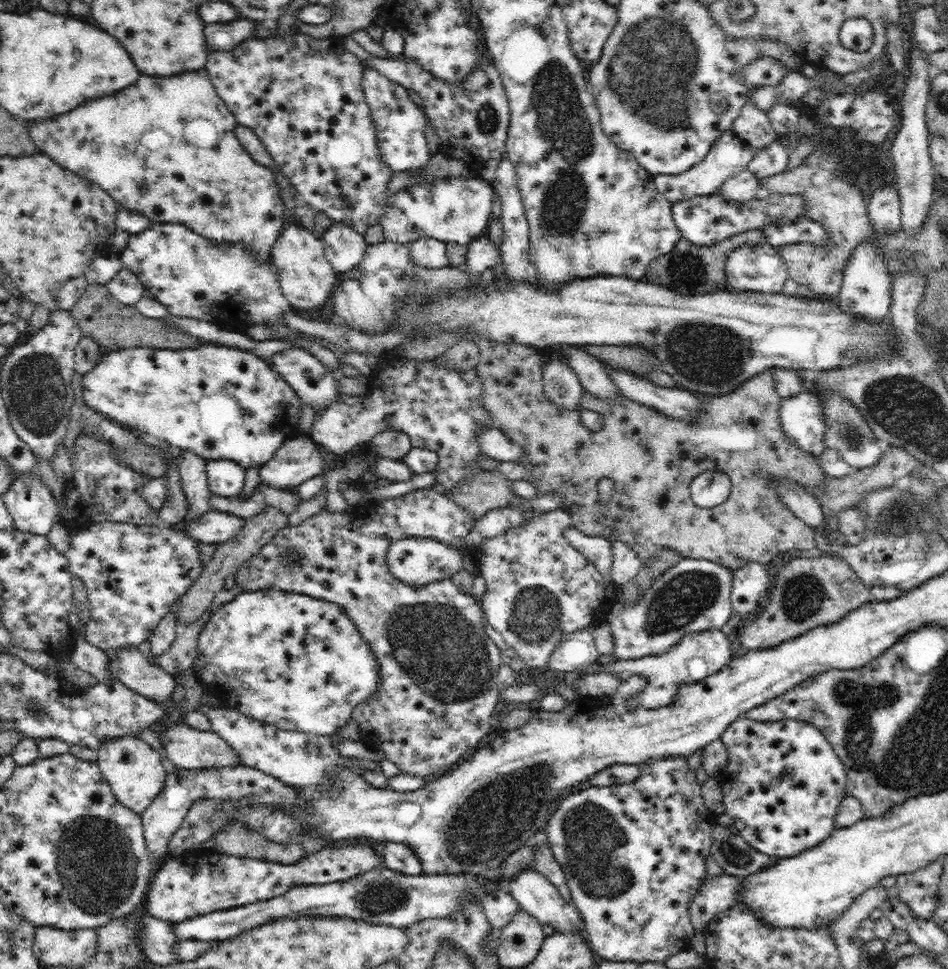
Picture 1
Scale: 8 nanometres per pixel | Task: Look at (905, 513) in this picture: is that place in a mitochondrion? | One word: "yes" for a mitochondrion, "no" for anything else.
yes

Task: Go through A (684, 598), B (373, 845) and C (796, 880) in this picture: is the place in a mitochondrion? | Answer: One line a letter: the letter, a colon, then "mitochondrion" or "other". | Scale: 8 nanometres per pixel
A: mitochondrion
B: other
C: other

